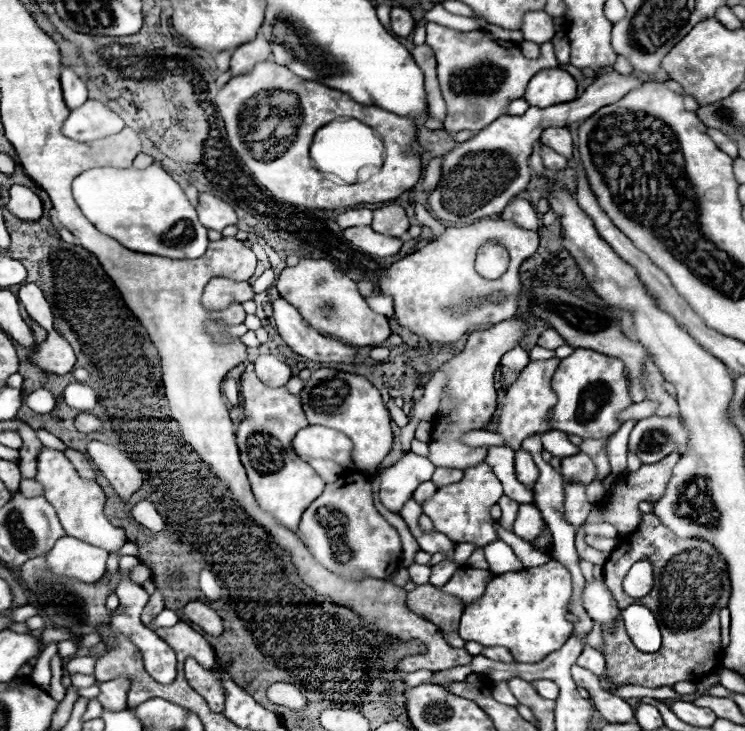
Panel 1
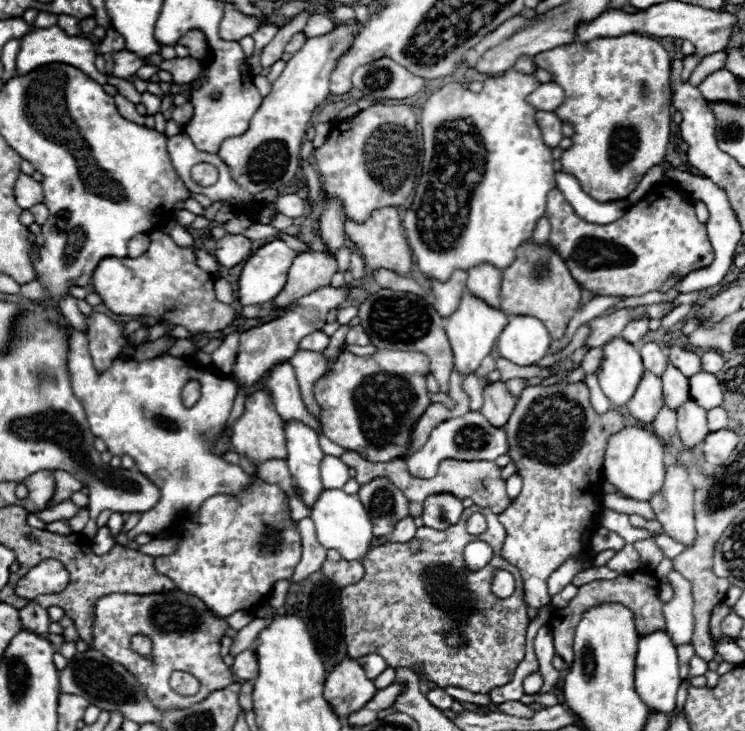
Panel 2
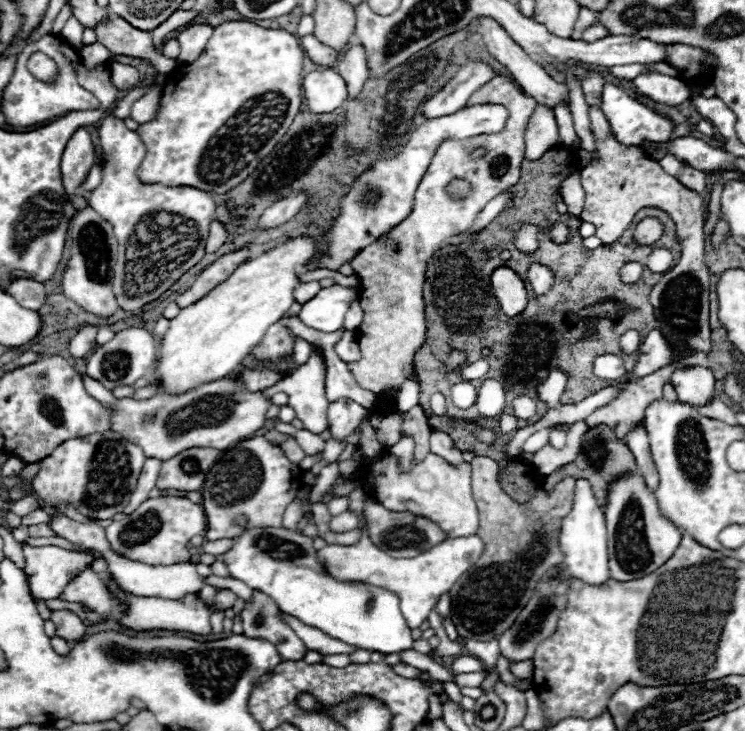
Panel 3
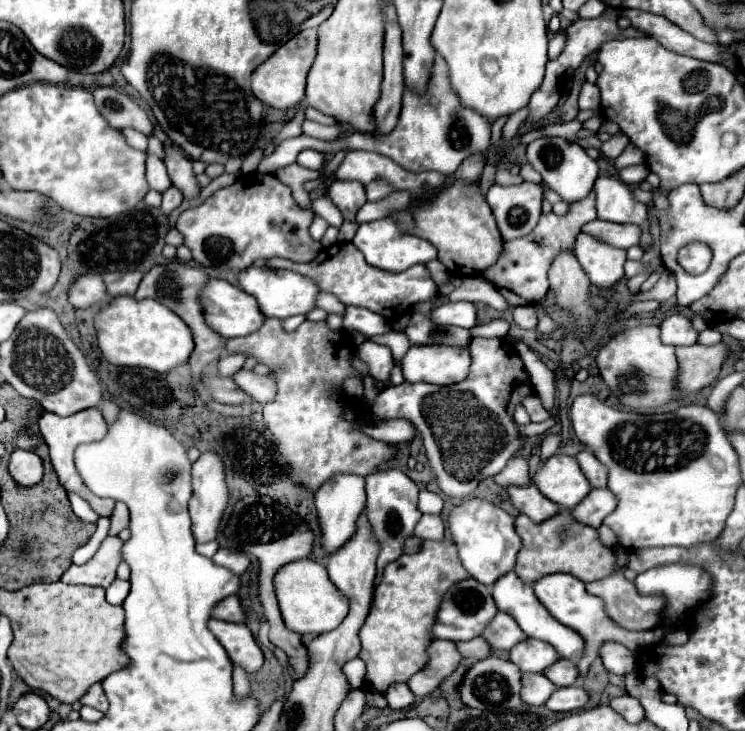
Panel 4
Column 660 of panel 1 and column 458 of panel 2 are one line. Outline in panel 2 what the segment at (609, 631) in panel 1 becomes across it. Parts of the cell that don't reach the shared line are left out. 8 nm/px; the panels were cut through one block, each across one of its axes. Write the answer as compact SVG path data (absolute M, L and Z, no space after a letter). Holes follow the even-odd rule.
M470 506L462 514L462 522L458 526L452 526L450 530L430 530L430 528L418 528L416 536L410 542L404 544L382 544L376 546L364 562L364 578L356 584L350 584L340 590L340 604L342 604L342 616L344 616L344 640L348 644L348 656L358 658L364 654L380 654L388 666L394 668L410 668L414 670L418 664L424 666L426 678L432 680L436 686L460 686L470 692L488 694L494 686L502 686L512 680L512 674L522 662L526 652L526 628L528 628L528 612L524 602L524 586L522 578L518 574L516 566L510 566L498 556L498 550L504 544L504 528L498 522L498 516L492 514L486 508ZM482 512L488 522L488 530L484 534L472 536L466 532L466 520L474 514ZM472 540L488 542L494 550L494 558L490 564L478 572L466 570L464 564L464 548ZM494 570L508 570L516 578L516 590L510 598L498 598L492 592L492 578ZM450 622L456 624L456 628L466 636L466 644L452 648L446 644L444 634L450 632Z

